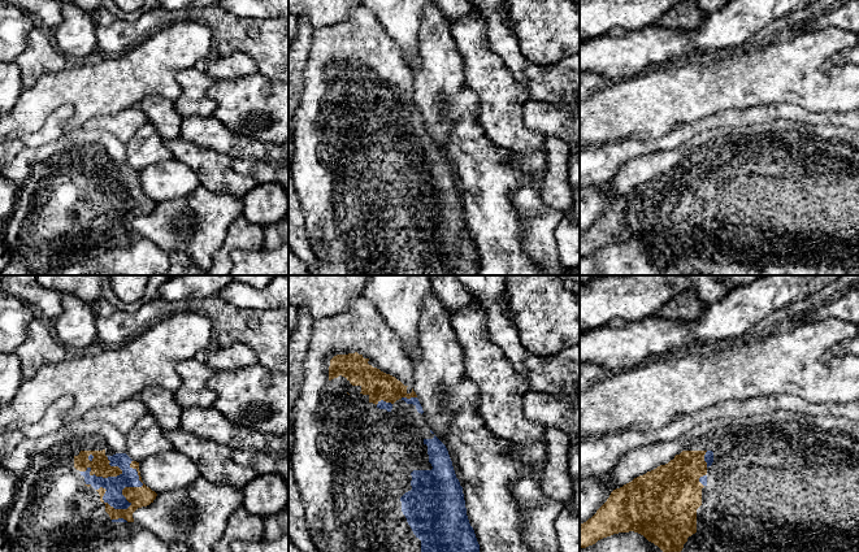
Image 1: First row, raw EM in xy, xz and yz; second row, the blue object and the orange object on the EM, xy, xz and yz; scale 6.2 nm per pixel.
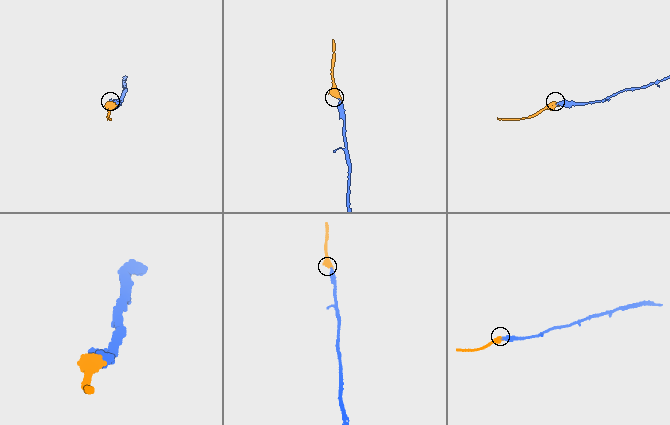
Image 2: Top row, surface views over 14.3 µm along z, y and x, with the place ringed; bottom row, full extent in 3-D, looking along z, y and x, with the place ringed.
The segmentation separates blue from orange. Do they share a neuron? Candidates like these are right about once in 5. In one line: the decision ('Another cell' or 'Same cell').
Same cell

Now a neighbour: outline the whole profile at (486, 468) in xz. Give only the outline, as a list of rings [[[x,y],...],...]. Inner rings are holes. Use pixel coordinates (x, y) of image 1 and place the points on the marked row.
[[[468,378],[443,394],[446,412],[452,413],[446,445],[454,452],[459,468],[467,516],[474,530],[480,552],[533,552],[522,538],[524,512],[511,491],[511,484],[526,475],[534,475],[542,492],[564,507],[572,499],[572,479],[568,474],[568,447],[571,438],[559,429],[545,429],[546,465],[541,475],[508,451],[508,443],[494,436],[478,414],[478,387]]]

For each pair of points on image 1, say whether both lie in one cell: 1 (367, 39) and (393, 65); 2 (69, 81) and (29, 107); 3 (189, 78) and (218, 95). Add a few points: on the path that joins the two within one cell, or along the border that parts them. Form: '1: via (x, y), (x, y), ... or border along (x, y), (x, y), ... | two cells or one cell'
1: via (373, 46), (386, 59) | one cell
2: via (59, 87), (53, 88), (39, 101) | one cell
3: border along (215, 81), (208, 90), (215, 103), (212, 114) | two cells

